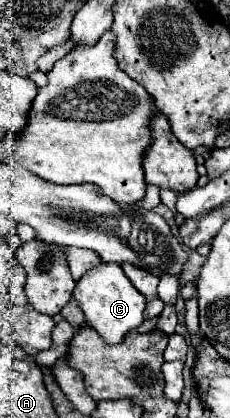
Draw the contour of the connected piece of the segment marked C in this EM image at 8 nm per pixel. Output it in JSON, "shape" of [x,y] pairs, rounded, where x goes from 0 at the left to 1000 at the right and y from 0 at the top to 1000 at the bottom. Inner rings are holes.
{"shape":[[[435,632],[400,646],[383,646],[339,675],[313,699],[313,708],[339,718],[374,770],[417,785],[417,794],[470,818],[470,823],[513,823],[530,809],[600,785],[626,770],[626,737],[635,718],[574,689],[574,675],[539,660],[522,632]]]}

